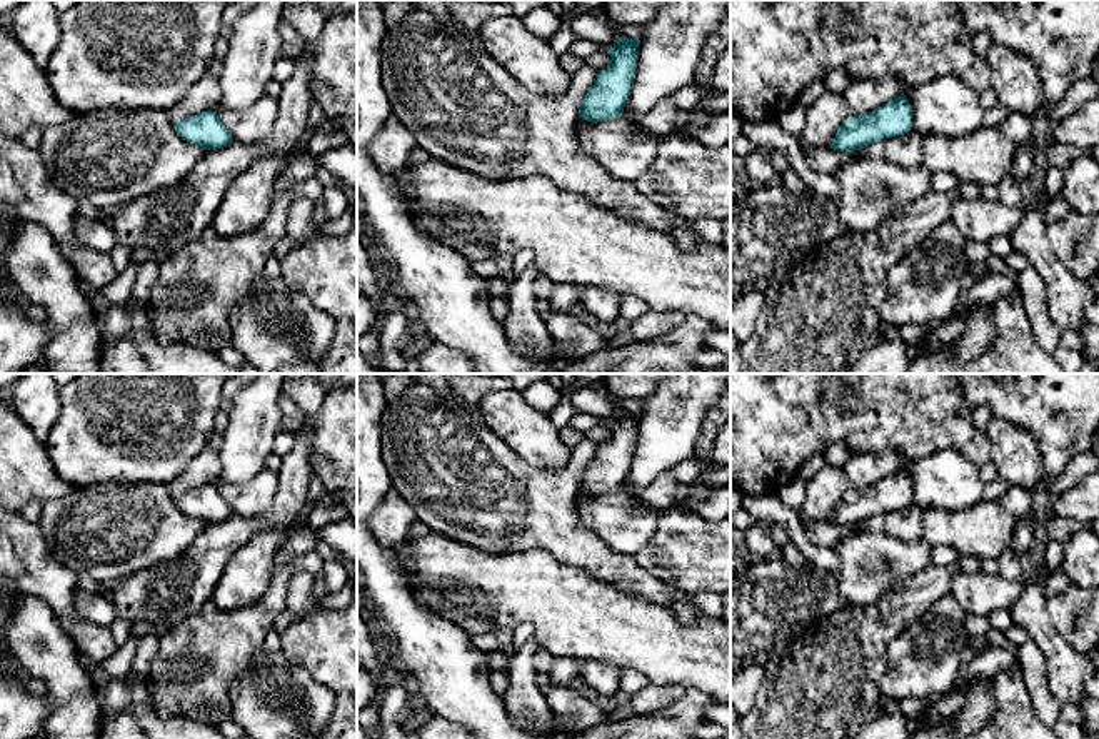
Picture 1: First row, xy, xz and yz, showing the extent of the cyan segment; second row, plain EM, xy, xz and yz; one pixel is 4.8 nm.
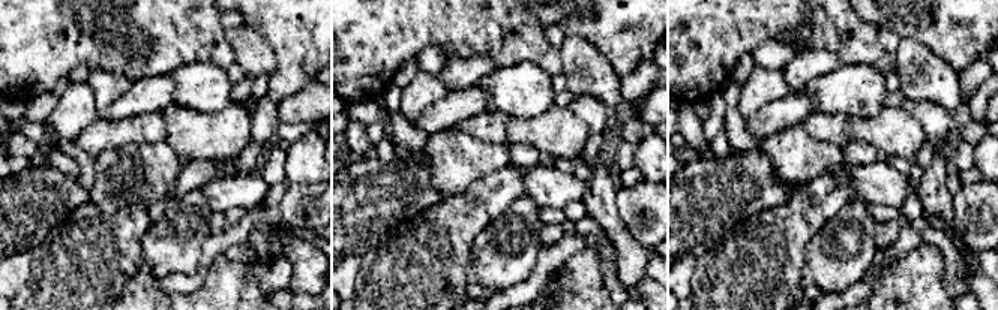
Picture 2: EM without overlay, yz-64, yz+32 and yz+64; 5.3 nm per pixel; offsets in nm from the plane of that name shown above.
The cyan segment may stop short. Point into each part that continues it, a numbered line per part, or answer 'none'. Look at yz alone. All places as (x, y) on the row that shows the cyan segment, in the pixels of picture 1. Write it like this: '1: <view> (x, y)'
none

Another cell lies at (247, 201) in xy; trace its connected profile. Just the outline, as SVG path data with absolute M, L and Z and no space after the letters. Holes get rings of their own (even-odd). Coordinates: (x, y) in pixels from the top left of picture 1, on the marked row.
M309 133L282 157L255 160L247 170L238 173L228 185L210 227L223 235L242 235L255 229L268 214L273 187L284 173L294 153L307 148Z

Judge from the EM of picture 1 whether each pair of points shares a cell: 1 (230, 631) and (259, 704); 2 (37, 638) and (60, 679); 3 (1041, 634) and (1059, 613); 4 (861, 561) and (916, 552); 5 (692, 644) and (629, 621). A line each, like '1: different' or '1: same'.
1: different
2: same
3: different
4: same
5: same

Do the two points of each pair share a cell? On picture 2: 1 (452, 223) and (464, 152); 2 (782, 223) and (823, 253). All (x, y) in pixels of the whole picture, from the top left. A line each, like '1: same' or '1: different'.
1: different
2: different

